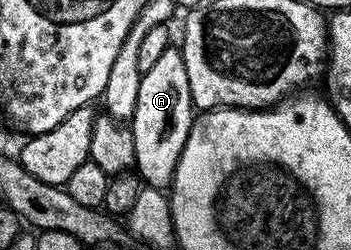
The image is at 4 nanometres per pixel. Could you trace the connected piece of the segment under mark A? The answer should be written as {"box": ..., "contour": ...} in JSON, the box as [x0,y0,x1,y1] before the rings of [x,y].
{"box":[131,47,195,191],"contour":[[[171,47],[159,55],[151,71],[141,74],[139,99],[131,118],[135,139],[135,172],[146,186],[162,191],[172,186],[175,167],[194,120],[195,106],[187,83],[187,67],[180,48]]]}

